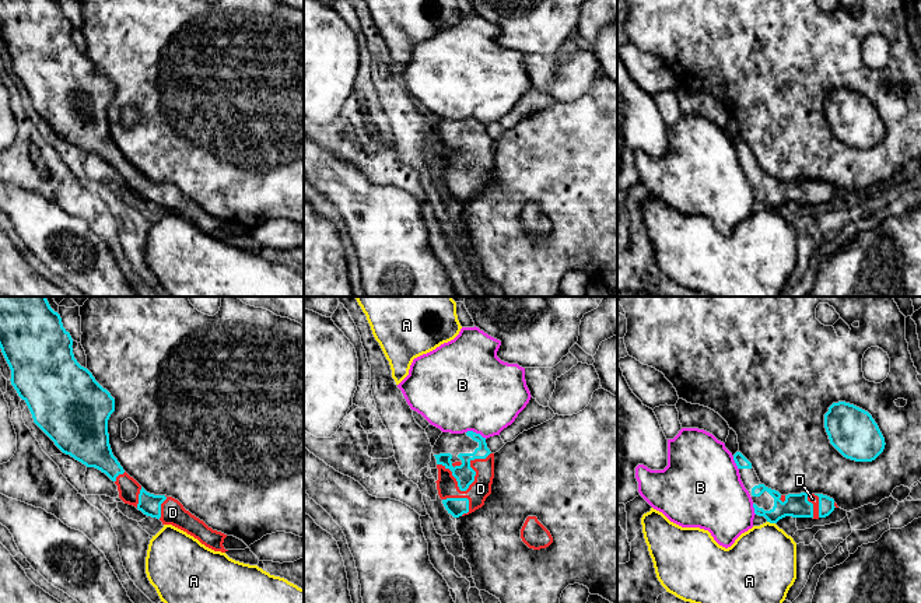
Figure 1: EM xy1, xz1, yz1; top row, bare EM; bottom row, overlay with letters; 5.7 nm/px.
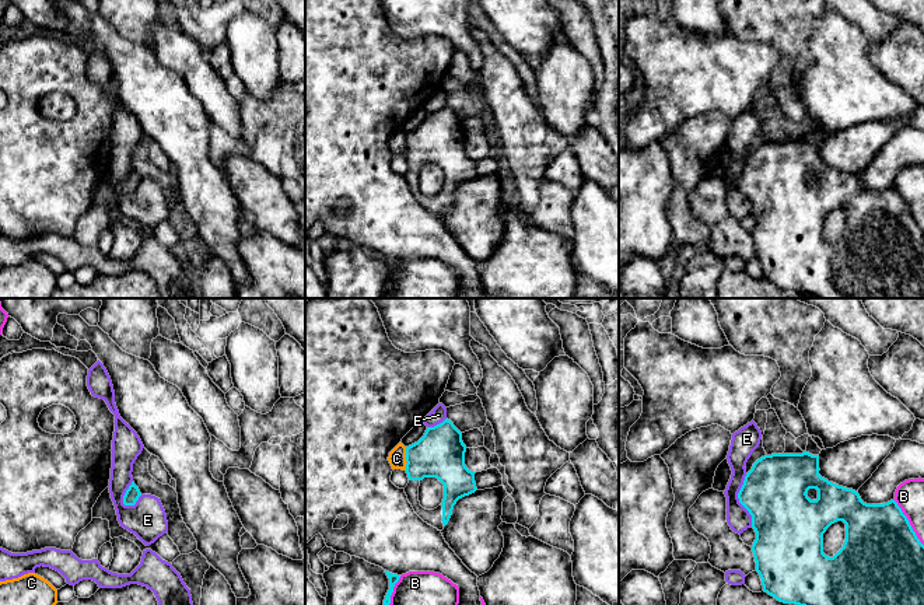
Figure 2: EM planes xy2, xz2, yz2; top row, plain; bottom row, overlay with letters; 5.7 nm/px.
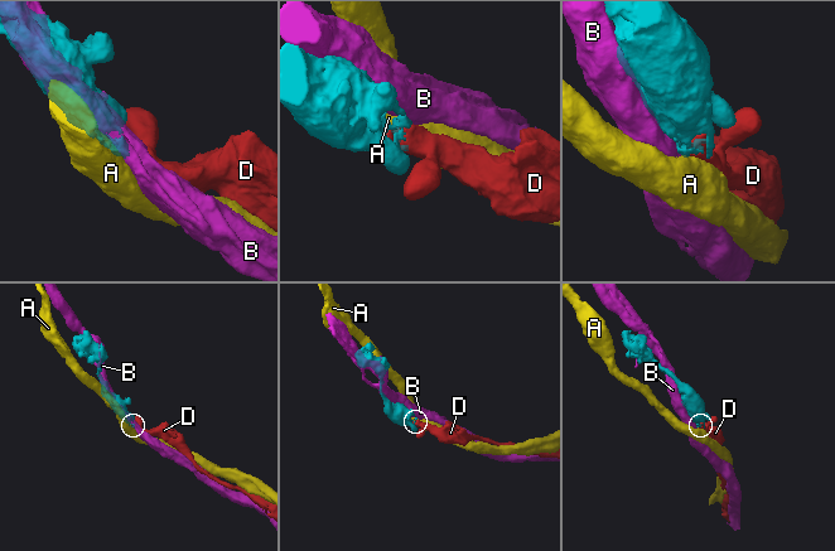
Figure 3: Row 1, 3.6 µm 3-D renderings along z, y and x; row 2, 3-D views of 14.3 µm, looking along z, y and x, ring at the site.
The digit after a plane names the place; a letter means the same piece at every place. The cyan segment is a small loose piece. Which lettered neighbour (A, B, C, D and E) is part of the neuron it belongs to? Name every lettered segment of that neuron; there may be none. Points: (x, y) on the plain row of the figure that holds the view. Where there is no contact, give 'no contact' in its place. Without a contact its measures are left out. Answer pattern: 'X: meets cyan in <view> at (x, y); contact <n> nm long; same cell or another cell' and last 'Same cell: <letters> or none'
A: meets cyan in yz1 at (771, 209); contact 50 nm long; another cell
B: meets cyan in yz2 at (909, 209); contact 320 nm long; another cell
C: meets cyan in xz2 at (406, 144); contact 140 nm long; another cell
D: meets cyan in xz1 at (470, 169); contact 320 nm long; same cell
E: meets cyan in yz2 at (739, 186); contact 300 nm long; another cell
Same cell: D

